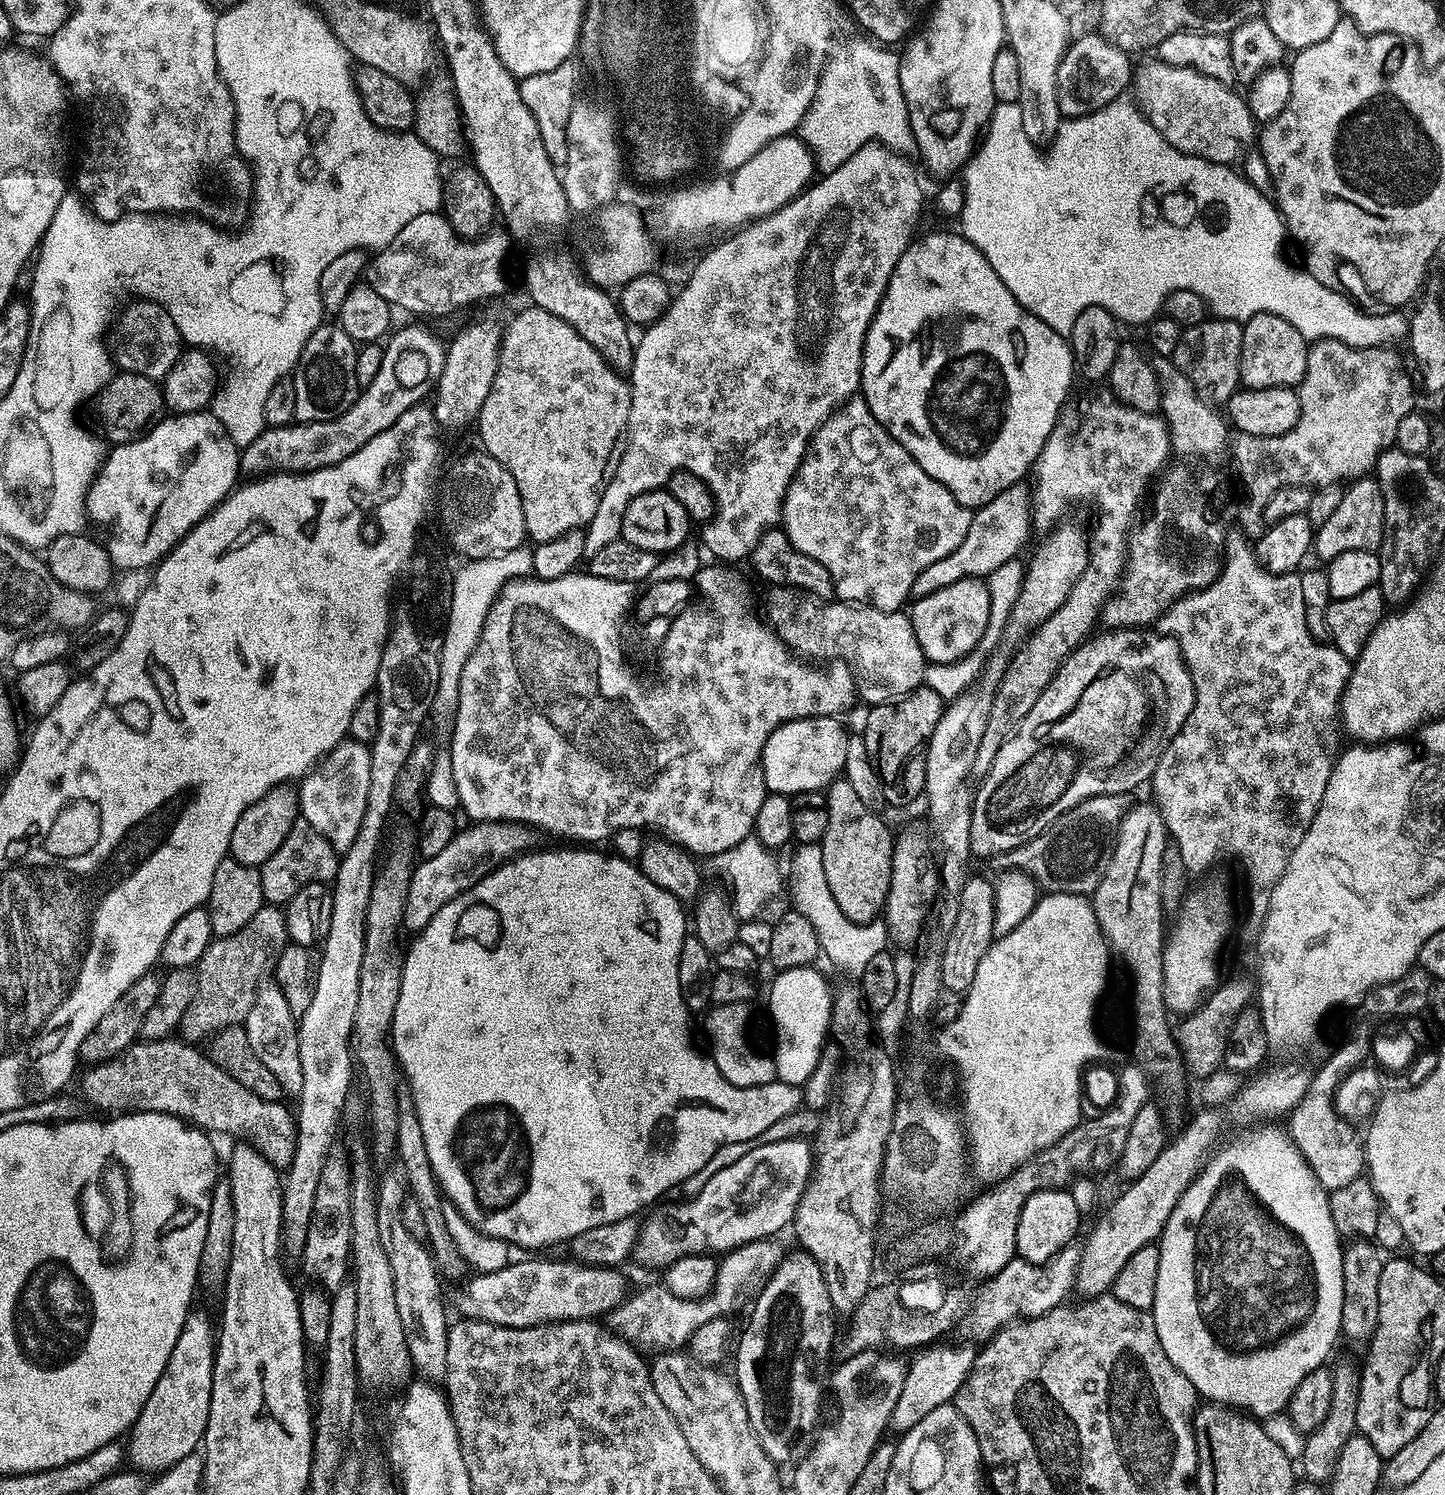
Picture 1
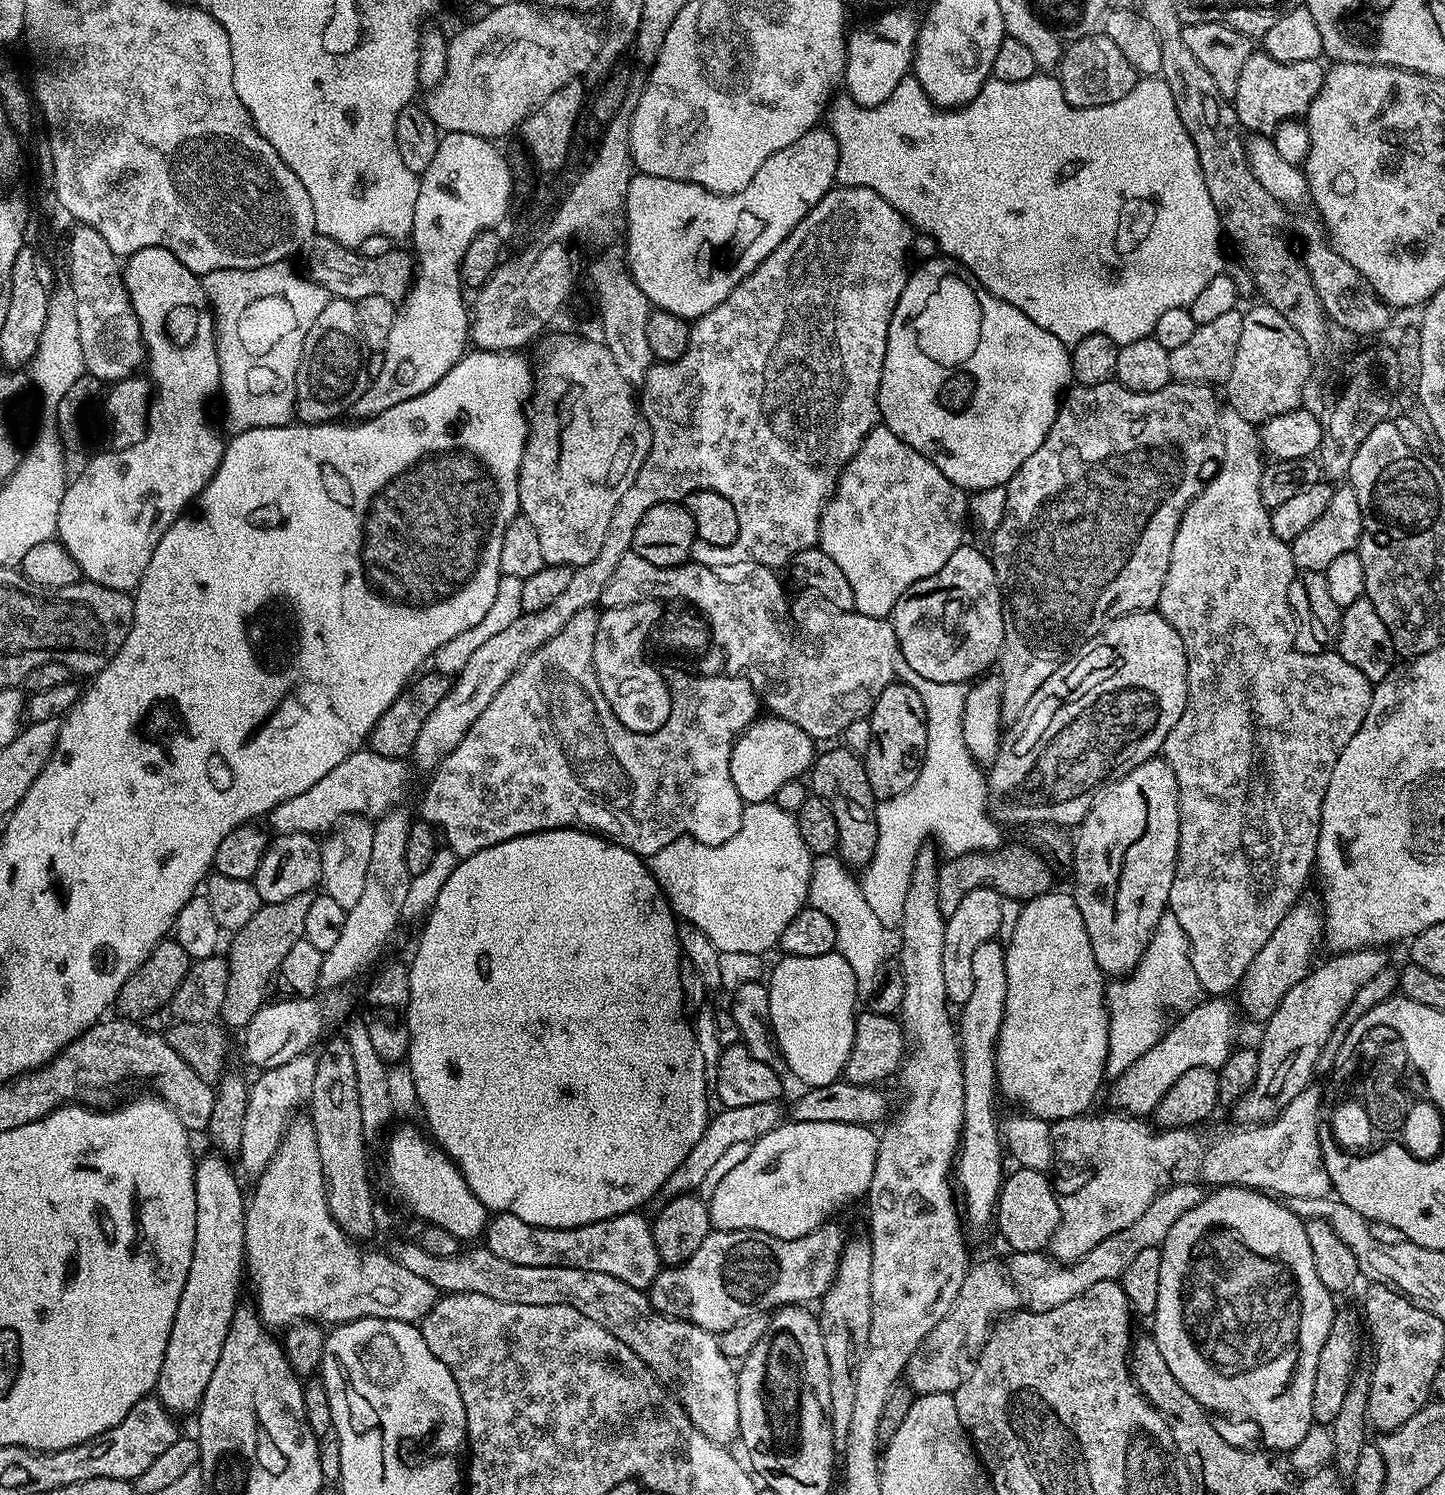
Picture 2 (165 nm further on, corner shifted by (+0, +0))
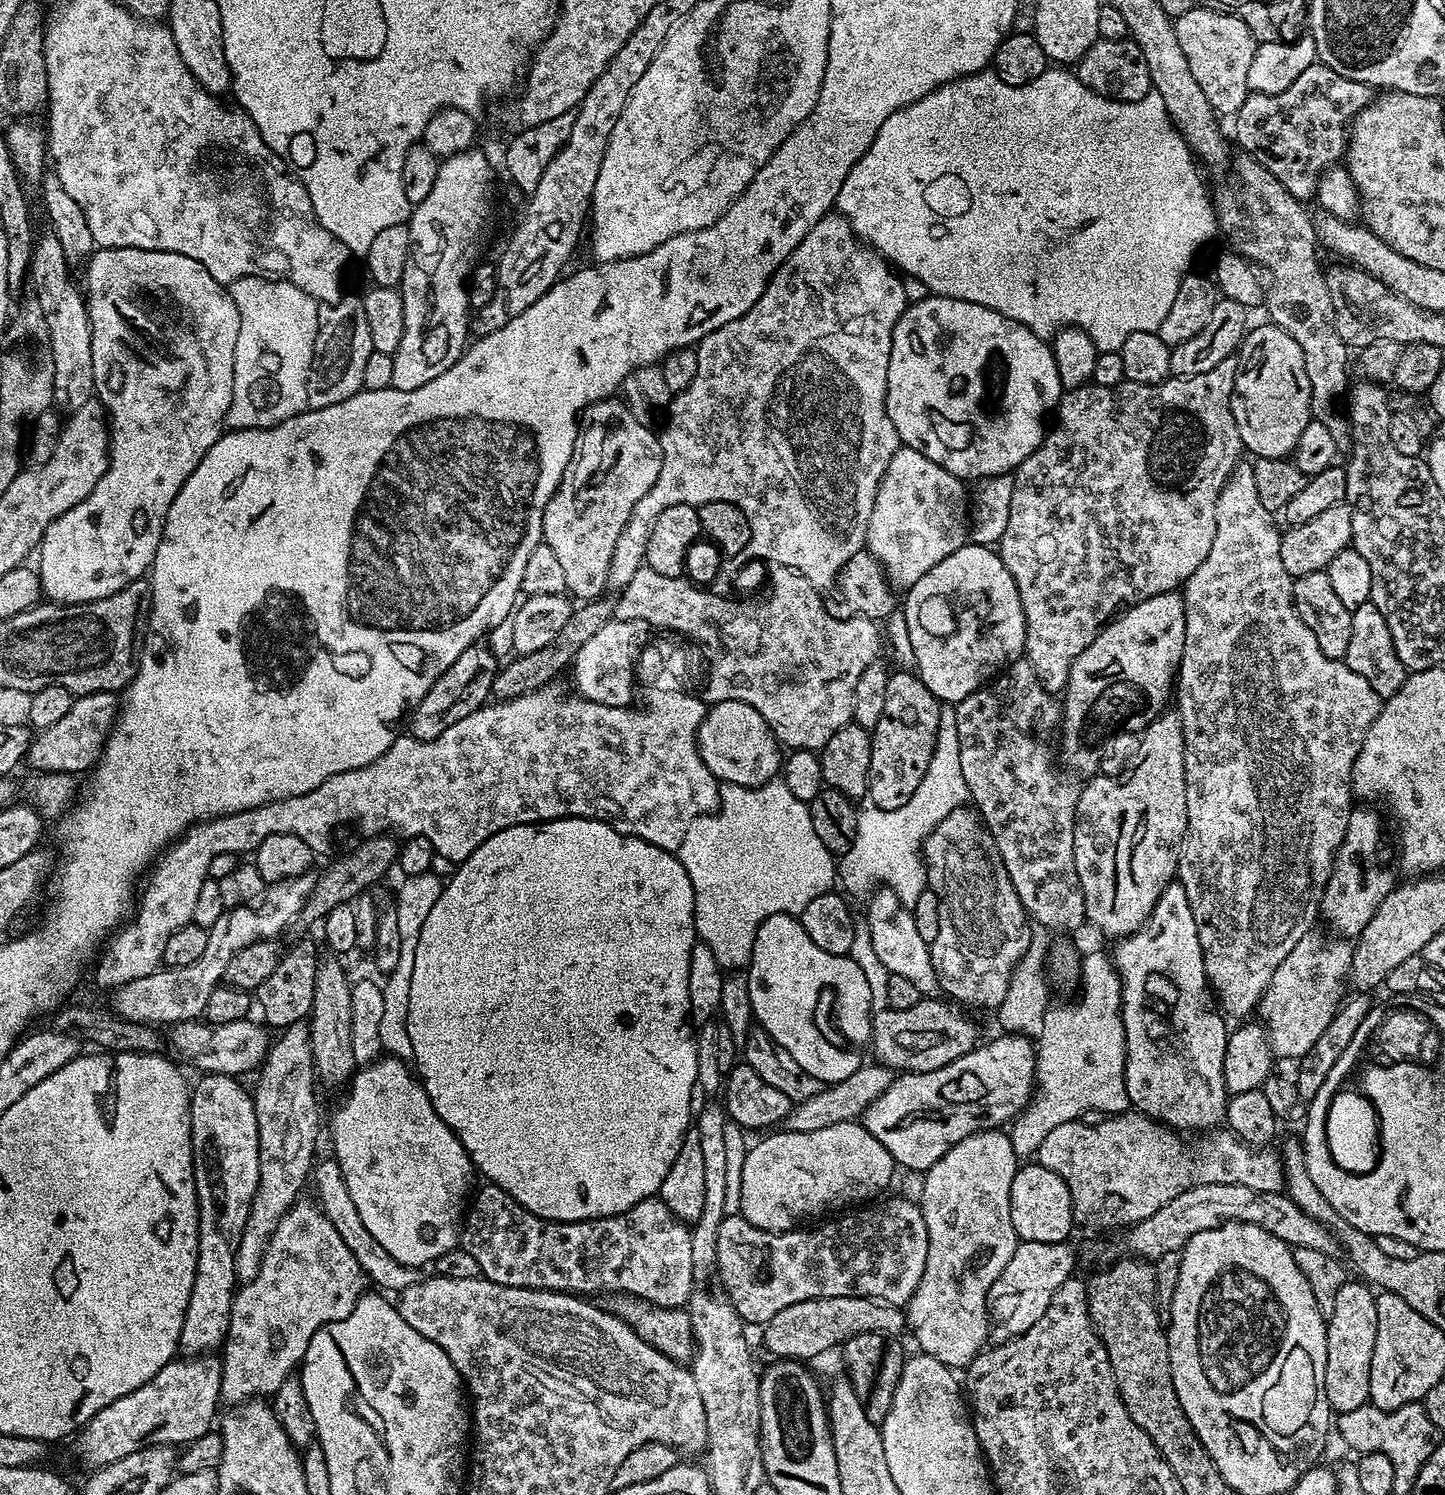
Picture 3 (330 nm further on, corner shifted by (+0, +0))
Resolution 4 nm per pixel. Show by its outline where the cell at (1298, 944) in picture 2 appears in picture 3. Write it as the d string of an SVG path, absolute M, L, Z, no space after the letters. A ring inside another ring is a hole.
M1353 807L1346 834L1342 838L1342 846L1338 846L1332 863L1332 873L1320 899L1323 919L1328 919L1340 931L1337 933L1348 938L1360 935L1366 922L1374 918L1374 910L1382 906L1386 894L1390 894L1398 883L1398 877L1380 861L1380 839L1384 836L1384 824L1372 808L1375 807Z

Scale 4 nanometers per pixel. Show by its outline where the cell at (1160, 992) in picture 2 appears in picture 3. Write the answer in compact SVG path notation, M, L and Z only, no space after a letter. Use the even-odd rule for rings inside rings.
M1094 950L1081 957L1080 996L1076 1003L1060 1002L1049 1005L1045 1012L1042 1030L1034 1042L1036 1062L1033 1098L1024 1111L1009 1125L1011 1145L1019 1159L1026 1160L1035 1155L1046 1134L1068 1121L1079 1119L1084 1112L1104 1112L1106 1116L1125 1113L1130 1106L1125 1088L1125 1028L1121 1020L1121 982L1111 957Z

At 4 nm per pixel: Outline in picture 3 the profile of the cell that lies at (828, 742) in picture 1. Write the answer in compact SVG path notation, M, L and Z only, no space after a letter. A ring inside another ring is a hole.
M727 700L711 705L704 713L704 721L696 735L696 745L702 762L714 773L717 781L757 788L767 780L777 779L782 768L782 745L770 726L741 700Z

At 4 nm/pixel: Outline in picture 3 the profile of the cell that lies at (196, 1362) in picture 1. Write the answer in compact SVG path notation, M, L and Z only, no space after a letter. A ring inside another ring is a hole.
M204 1074L199 1077L197 1084L193 1083L188 1097L188 1130L192 1137L192 1169L194 1170L194 1182L196 1183L196 1197L198 1198L198 1266L194 1276L194 1290L190 1292L190 1306L186 1306L186 1318L182 1322L182 1334L178 1345L179 1351L185 1357L202 1356L212 1354L223 1345L225 1336L228 1335L230 1326L230 1310L232 1298L238 1291L238 1281L234 1270L234 1258L238 1250L238 1242L242 1242L242 1230L246 1230L246 1218L250 1218L250 1206L254 1202L254 1194L258 1190L258 1162L260 1151L258 1150L258 1118L254 1110L252 1092L240 1085L241 1081L235 1076L217 1076Z

